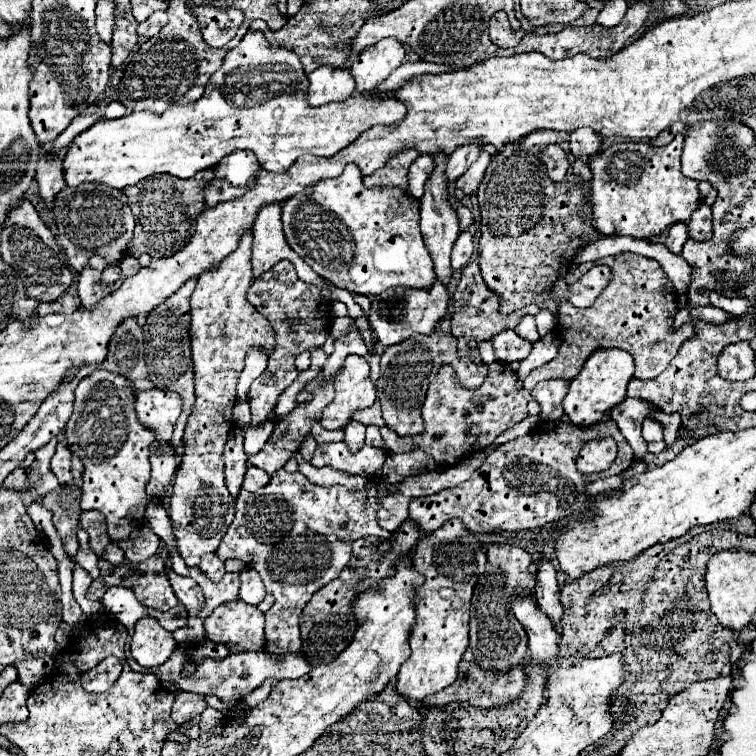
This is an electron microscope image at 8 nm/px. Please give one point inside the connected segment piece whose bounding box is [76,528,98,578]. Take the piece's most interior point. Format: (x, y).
(86, 560)

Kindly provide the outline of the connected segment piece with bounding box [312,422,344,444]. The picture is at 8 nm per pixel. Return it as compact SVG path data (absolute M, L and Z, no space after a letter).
M318 422L312 426L312 436L316 438L316 442L320 442L320 444L326 444L326 442L336 442L336 440L342 440L342 436L344 436L344 432L342 430L334 430L334 432L330 432L330 430L324 430Z

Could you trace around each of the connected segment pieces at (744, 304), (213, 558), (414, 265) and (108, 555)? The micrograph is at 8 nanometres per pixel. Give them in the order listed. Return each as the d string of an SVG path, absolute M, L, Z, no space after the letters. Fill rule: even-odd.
M720 294L720 306L722 306L724 310L730 310L730 312L734 312L734 314L742 316L742 314L748 310L748 300L746 300L746 298L742 298L742 296L728 298L728 296Z
M206 554L198 568L200 568L202 572L206 572L214 582L224 576L224 562L222 562L220 556L216 556L216 554Z
M348 164L338 178L320 180L300 194L282 202L282 222L286 226L286 240L290 248L322 278L348 292L378 296L388 288L430 288L438 278L434 262L420 232L418 200L402 188L374 186L366 188L362 172L356 164Z
M110 542L106 547L104 559L115 566L122 564L124 562L124 552L122 552L122 548L116 542Z

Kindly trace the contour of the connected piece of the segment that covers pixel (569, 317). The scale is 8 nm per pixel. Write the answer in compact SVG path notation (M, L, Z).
M622 252L622 254L608 256L596 262L580 264L576 270L572 270L572 274L566 276L566 284L574 284L594 264L608 264L612 268L614 278L608 284L608 290L604 290L594 302L594 306L586 310L576 308L568 300L560 302L558 324L556 324L556 332L560 336L558 354L552 362L540 368L534 368L526 376L524 380L526 390L532 390L538 382L550 380L550 378L572 380L580 372L590 352L594 352L596 348L628 350L636 362L634 378L656 378L660 372L668 368L672 356L676 356L678 346L688 336L694 335L692 324L686 323L677 330L672 328L674 314L678 310L676 300L674 300L674 286L656 260L644 258L632 252Z

